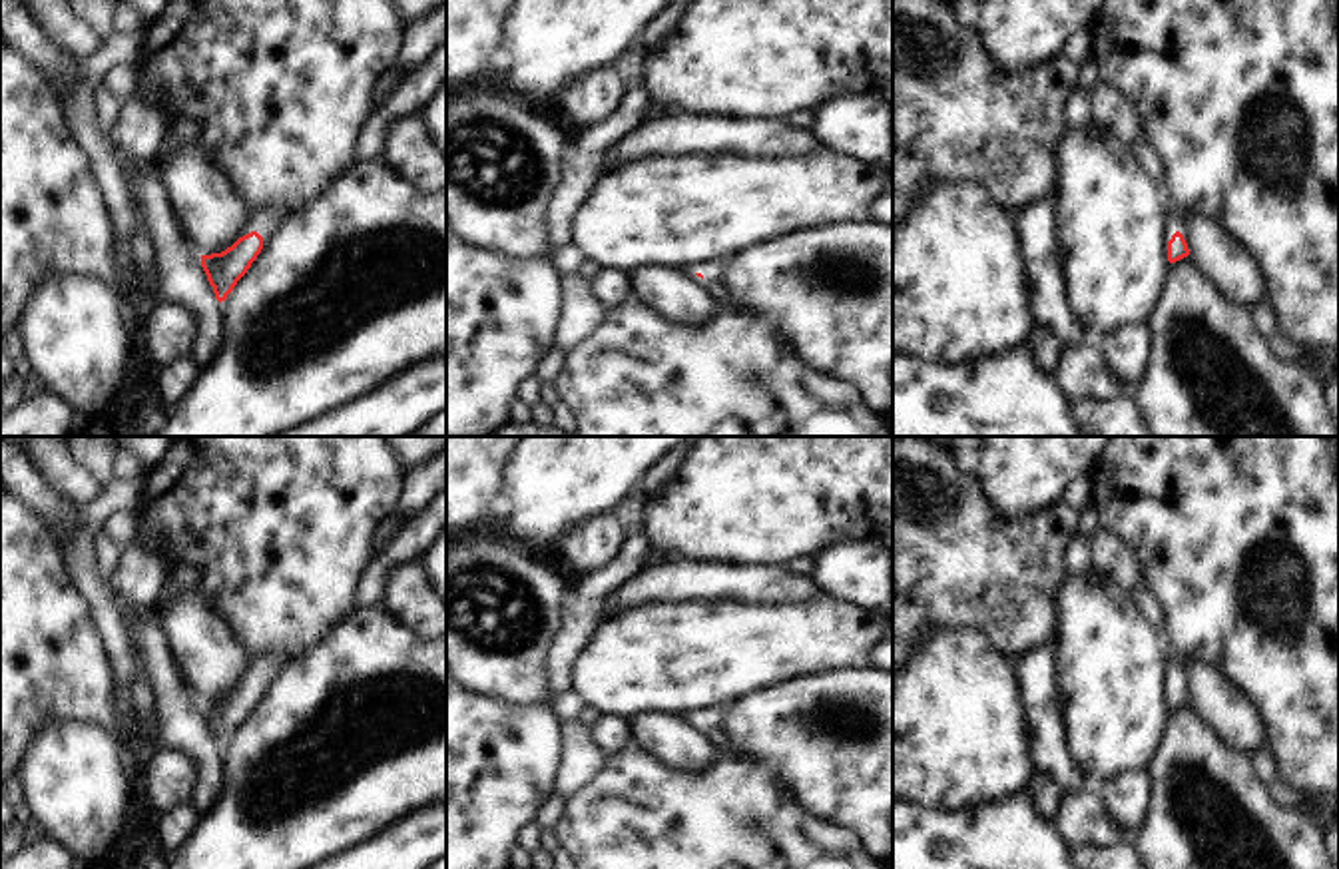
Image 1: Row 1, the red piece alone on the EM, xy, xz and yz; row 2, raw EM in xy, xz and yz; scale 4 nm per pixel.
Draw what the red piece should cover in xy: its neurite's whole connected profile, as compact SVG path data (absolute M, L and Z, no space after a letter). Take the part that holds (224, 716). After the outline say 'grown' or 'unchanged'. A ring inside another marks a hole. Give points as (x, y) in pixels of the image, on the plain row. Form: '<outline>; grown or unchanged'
M281 656L251 658L251 680L239 684L221 700L201 702L201 714L219 749L227 745L237 727L247 720L261 700L263 688L273 682L283 662L285 660Z; grown

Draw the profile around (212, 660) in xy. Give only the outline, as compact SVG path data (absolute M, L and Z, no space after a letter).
M197 590L175 594L153 614L179 668L199 702L221 700L251 680L251 656L227 622Z

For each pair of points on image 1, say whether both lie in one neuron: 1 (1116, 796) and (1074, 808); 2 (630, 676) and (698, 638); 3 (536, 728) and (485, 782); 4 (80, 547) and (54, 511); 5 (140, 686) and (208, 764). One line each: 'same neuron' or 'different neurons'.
1: different neurons
2: same neuron
3: same neuron
4: different neurons
5: different neurons

